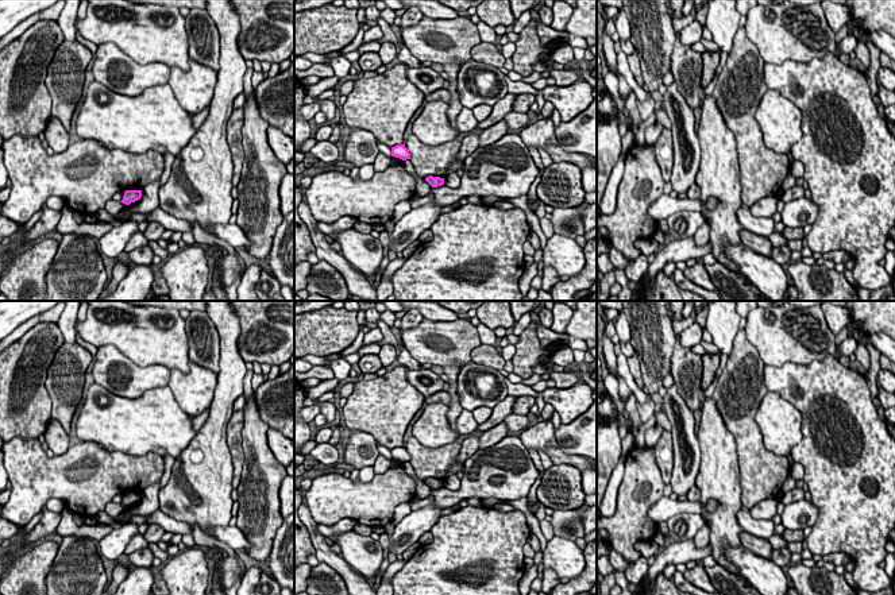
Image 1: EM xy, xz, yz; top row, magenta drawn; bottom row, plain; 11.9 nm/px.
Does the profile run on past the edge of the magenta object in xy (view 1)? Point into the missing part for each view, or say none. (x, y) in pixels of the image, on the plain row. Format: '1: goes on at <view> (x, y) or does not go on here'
1: does not go on here

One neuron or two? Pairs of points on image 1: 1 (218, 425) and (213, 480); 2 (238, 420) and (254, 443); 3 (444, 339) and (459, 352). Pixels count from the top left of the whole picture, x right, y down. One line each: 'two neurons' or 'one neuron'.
1: one neuron
2: two neurons
3: one neuron

